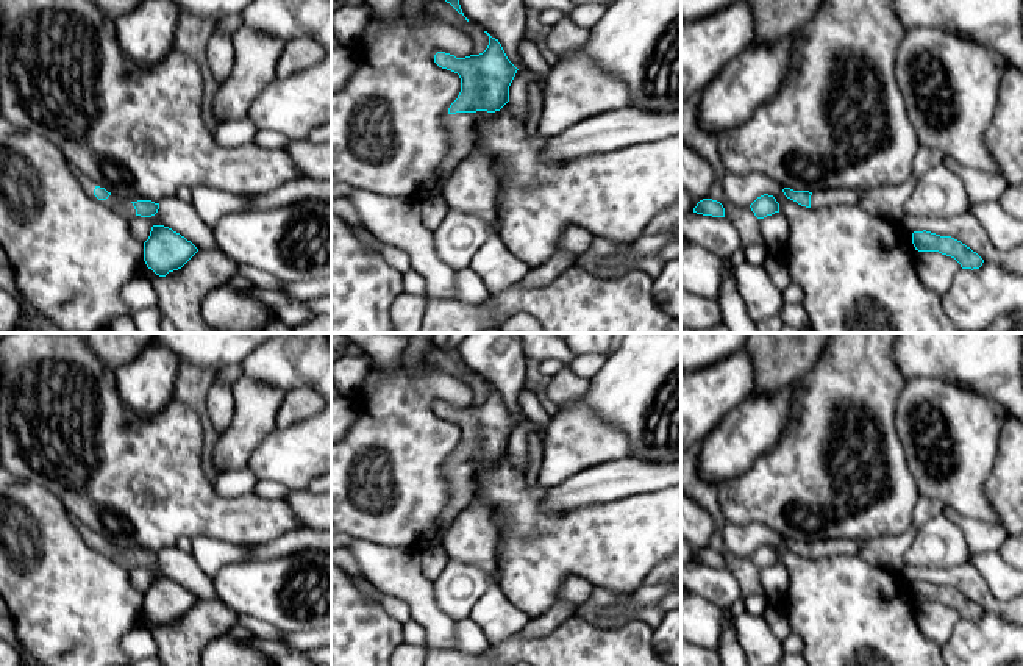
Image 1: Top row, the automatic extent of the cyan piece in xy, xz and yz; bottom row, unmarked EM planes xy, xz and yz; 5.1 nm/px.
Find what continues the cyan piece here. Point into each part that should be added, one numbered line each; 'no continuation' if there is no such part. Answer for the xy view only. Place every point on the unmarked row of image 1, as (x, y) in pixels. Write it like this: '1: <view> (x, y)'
1: xy (124, 557)

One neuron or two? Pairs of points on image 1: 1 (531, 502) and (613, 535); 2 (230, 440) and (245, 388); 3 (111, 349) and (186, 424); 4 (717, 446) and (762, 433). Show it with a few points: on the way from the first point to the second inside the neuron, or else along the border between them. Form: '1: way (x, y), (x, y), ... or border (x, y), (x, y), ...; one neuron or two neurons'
1: way (548, 524), (559, 535), (591, 535); one neuron
2: way (242, 427), (245, 424), (245, 401); one neuron
3: border (89, 349), (114, 372); two neurons
4: way (728, 446), (733, 446), (745, 433), (752, 433); one neuron

